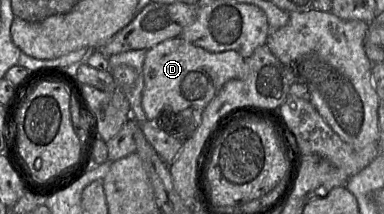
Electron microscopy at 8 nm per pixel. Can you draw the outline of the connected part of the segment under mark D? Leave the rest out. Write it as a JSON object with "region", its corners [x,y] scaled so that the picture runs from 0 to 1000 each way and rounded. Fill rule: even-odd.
{"region":[[[471,173],[435,182],[380,238],[372,294],[375,411],[370,500],[385,565],[411,556],[424,528],[482,528],[497,542],[510,603],[523,575],[526,523],[568,439],[581,397],[602,369],[638,355],[638,285],[620,243],[547,243],[495,206]]]}

